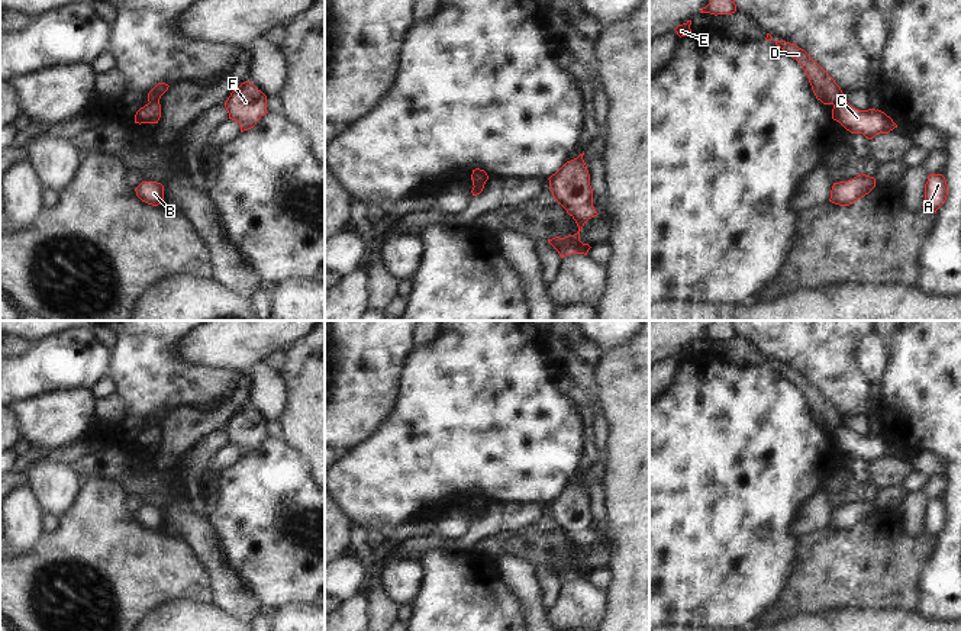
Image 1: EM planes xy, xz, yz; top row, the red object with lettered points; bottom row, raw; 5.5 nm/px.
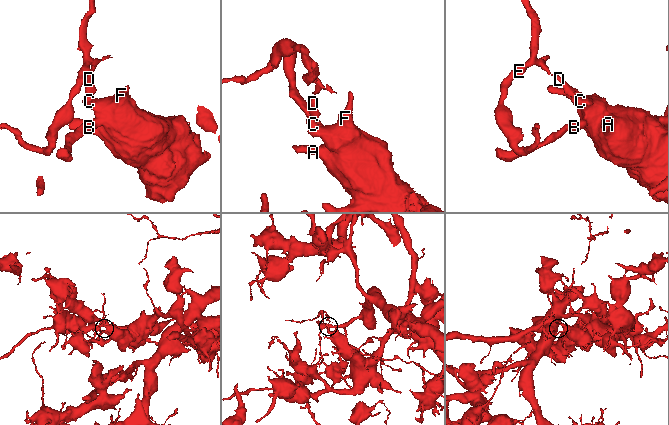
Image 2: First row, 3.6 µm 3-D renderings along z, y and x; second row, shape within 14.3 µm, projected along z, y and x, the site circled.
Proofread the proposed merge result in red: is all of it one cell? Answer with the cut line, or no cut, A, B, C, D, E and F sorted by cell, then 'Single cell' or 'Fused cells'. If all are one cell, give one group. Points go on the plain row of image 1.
Split along xy (158, 425), (150, 428). Groups: A B C F / D E. Fused cells

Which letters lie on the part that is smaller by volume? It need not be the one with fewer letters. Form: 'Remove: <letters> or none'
Remove: D, E

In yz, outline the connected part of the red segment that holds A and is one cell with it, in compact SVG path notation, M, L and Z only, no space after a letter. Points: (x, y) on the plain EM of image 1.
M929 499L925 509L925 527L923 532L936 538L936 535L945 528L948 521L948 509L942 499Z

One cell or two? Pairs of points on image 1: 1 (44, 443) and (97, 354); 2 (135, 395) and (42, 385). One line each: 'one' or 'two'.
1: one
2: two

